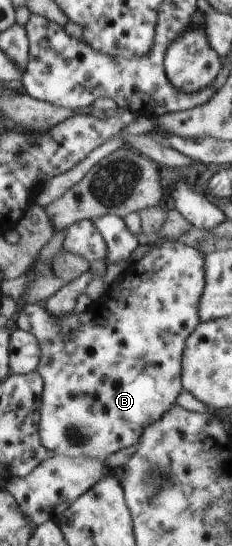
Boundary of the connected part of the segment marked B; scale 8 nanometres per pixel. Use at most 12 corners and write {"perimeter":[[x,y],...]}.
{"perimeter":[[177,240],[39,339],[39,432],[108,459],[177,405],[204,254]]}

